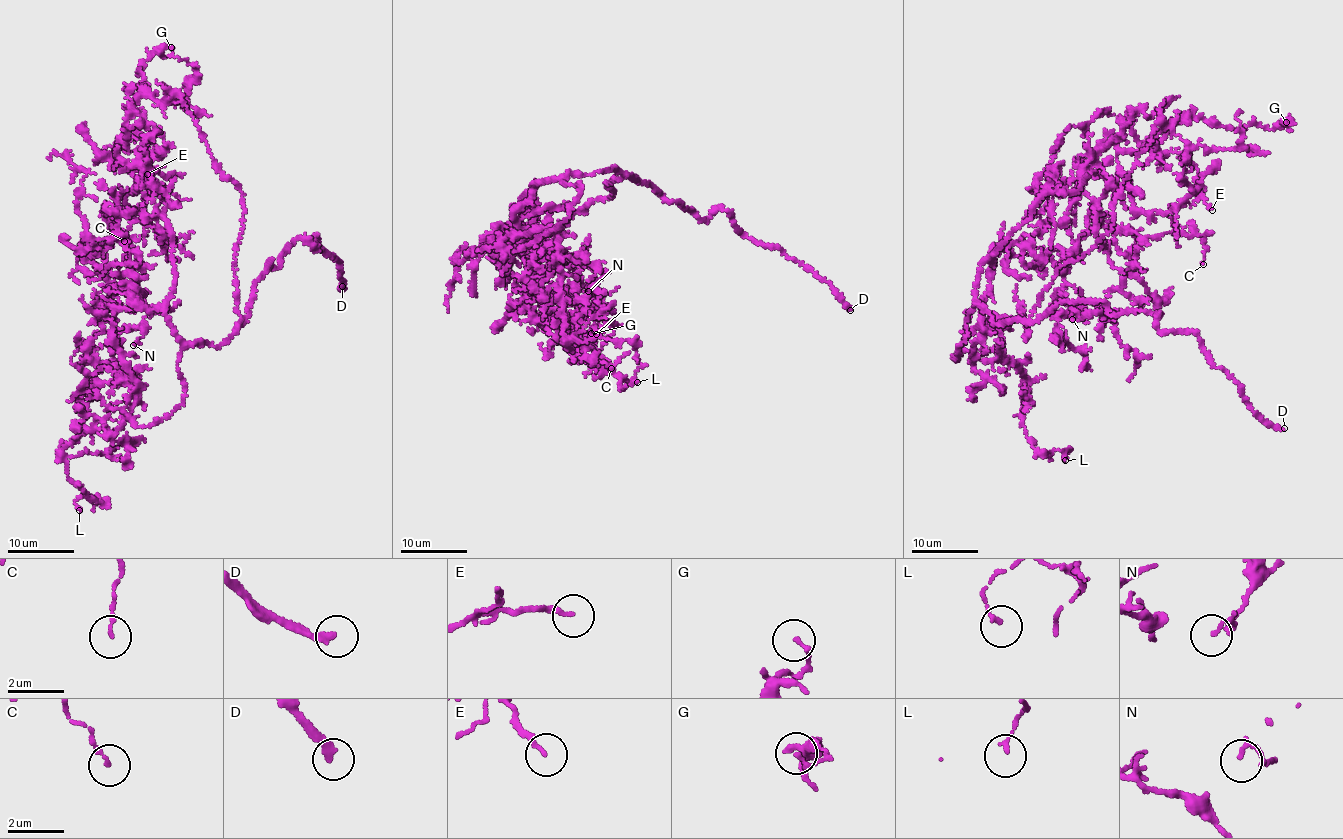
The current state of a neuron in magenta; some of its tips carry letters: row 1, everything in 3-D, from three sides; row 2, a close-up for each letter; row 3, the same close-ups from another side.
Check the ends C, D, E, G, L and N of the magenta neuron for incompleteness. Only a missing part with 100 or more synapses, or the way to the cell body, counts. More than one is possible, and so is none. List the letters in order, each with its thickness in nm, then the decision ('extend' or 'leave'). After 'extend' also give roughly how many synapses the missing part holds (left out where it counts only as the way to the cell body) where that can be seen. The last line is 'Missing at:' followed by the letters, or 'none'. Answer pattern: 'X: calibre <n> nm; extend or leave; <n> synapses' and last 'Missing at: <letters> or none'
C: calibre 150 nm; leave
D: calibre 220 nm; extend
E: calibre 180 nm; leave
G: calibre 140 nm; leave
L: calibre 120 nm; leave
N: calibre 140 nm; leave
Missing at: D

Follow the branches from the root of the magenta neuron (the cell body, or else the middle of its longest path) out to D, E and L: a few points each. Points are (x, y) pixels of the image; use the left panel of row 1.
D: (213, 343), (232, 339), (269, 260), (278, 267), (298, 239), (315, 249), (317, 238), (338, 262), (342, 286)
E: (213, 343), (189, 345), (167, 316), (170, 204), (138, 155), (156, 128), (137, 113), (114, 151), (147, 174)
L: (213, 343), (181, 354), (172, 412), (135, 423), (139, 387), (120, 429), (64, 446), (103, 500), (79, 510)

